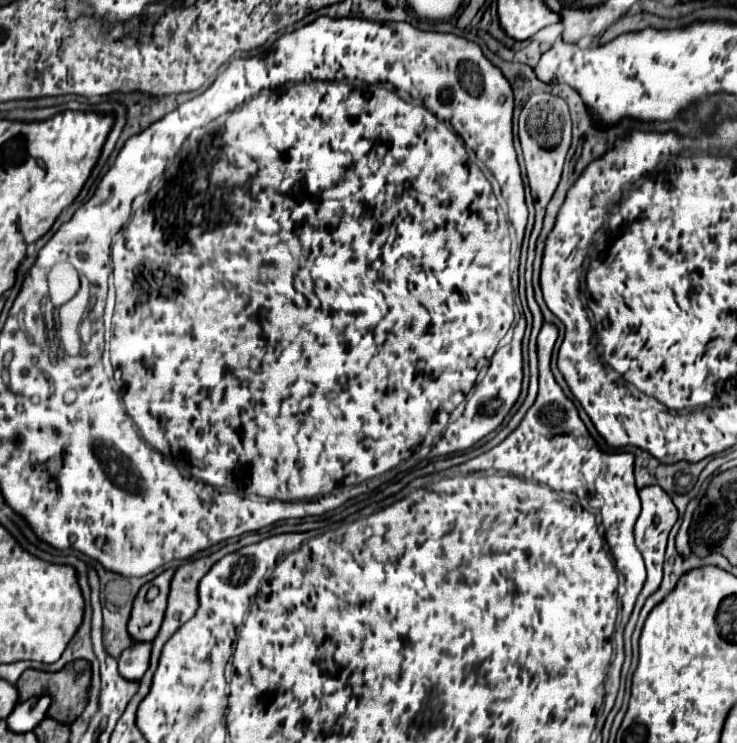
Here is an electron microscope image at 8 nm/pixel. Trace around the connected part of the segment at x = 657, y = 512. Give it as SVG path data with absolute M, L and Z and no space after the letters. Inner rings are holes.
M640 488L640 500L642 500L642 512L636 520L636 530L634 530L634 536L636 536L636 546L638 550L642 552L644 556L644 562L646 562L646 570L648 570L648 578L646 578L646 584L638 596L638 602L634 606L634 612L626 624L626 630L624 630L624 642L630 644L630 636L634 632L634 626L636 626L636 620L638 620L638 614L640 614L640 608L644 606L646 598L658 590L660 582L662 582L662 566L664 566L664 550L666 550L666 540L668 540L668 534L672 530L672 526L676 524L678 520L678 510L672 502L672 498L668 496L668 492L664 492L664 488Z

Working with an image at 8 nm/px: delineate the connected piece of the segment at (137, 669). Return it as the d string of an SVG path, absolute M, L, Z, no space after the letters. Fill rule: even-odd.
M134 642L126 648L118 660L118 670L128 680L140 680L148 670L148 656L152 652L152 642Z

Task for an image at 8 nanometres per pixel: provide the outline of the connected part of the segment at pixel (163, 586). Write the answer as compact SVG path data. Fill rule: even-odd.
M168 568L162 574L158 574L152 582L140 588L134 600L132 618L128 622L128 632L134 640L152 640L160 630L160 624L164 620L164 608L168 606L168 582L172 580L174 572L176 572L174 568ZM150 586L160 588L160 594L154 600L146 598Z

